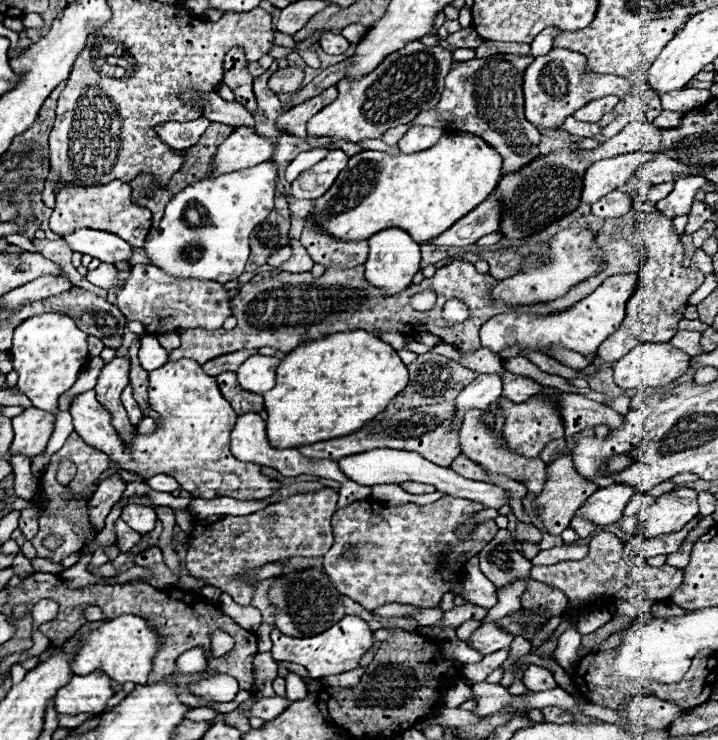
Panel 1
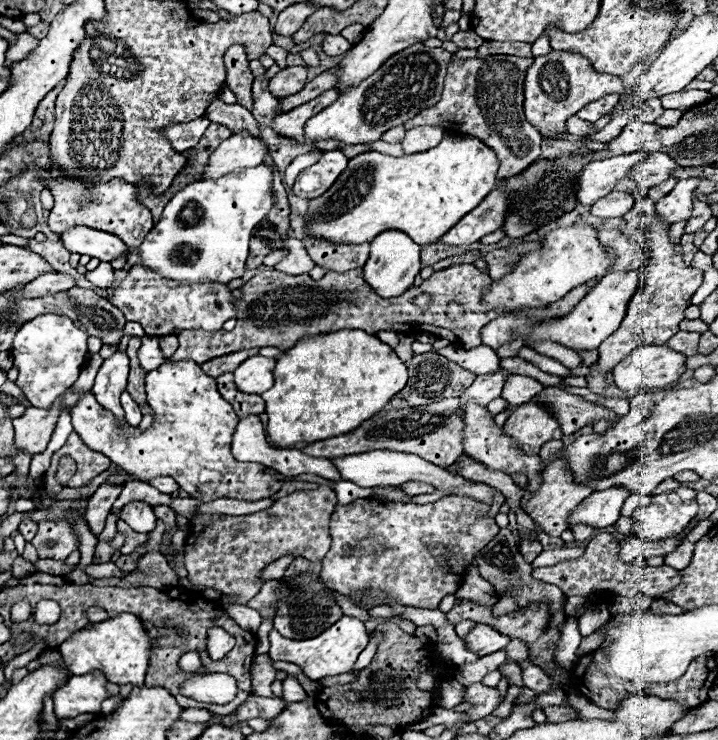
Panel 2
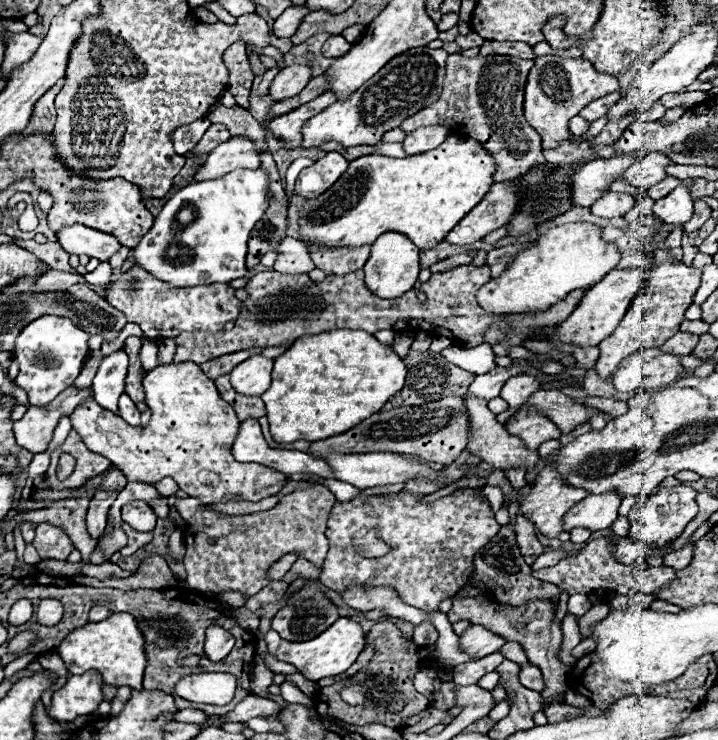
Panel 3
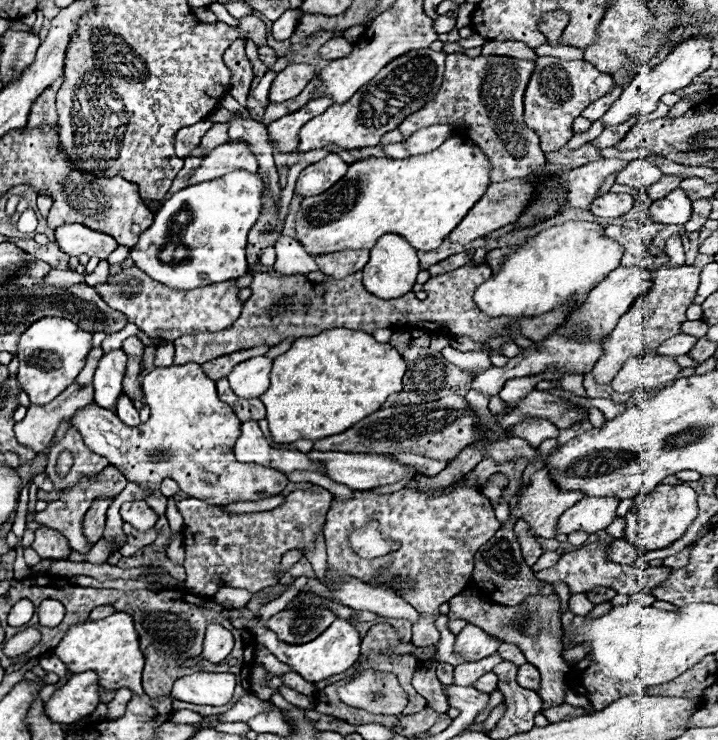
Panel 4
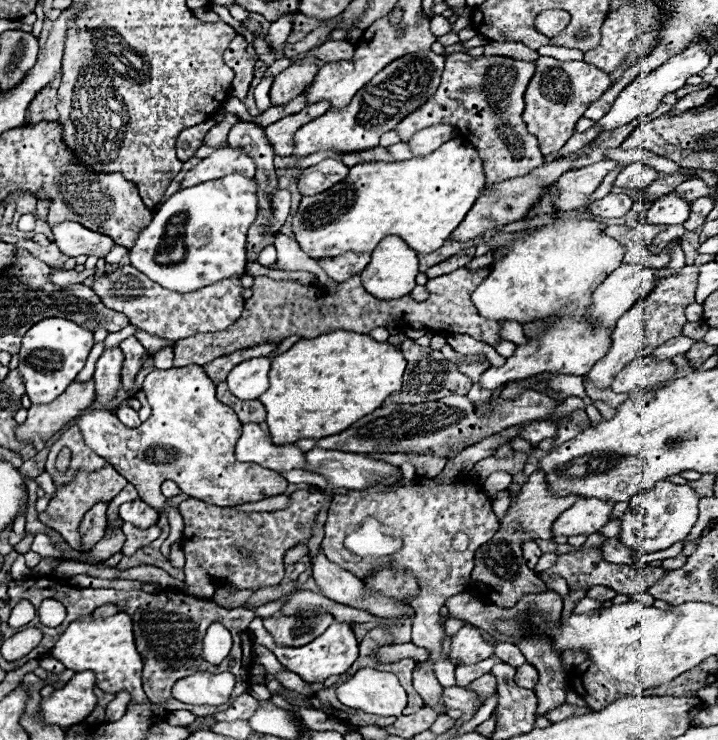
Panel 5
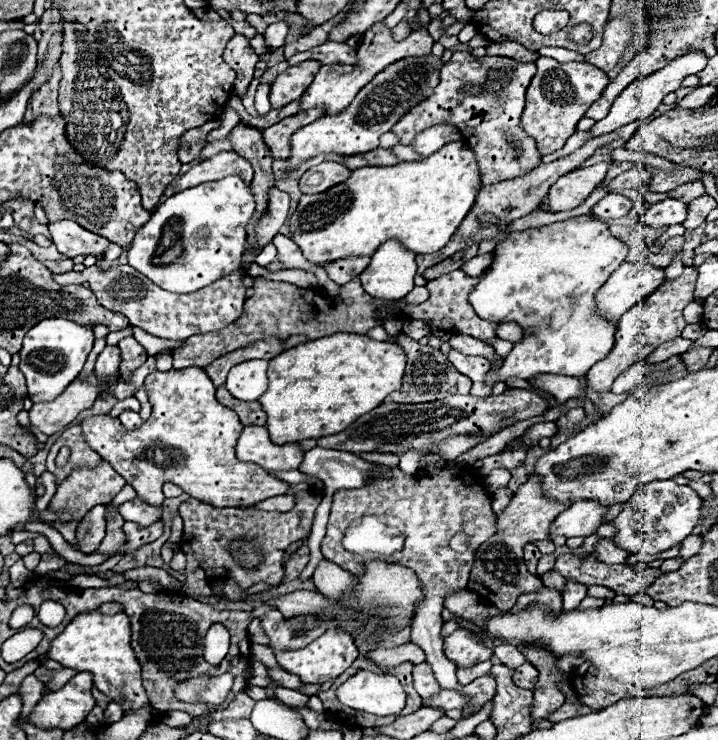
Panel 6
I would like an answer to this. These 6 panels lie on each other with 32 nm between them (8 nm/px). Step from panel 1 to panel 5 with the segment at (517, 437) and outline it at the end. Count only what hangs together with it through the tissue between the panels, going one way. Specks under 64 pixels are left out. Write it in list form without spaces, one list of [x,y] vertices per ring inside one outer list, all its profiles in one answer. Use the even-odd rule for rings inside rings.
[[[542,420],[542,422],[532,422],[528,424],[522,432],[520,432],[520,438],[528,440],[532,446],[536,446],[540,440],[544,438],[554,438],[558,432],[558,426],[554,422],[548,422],[548,420]]]

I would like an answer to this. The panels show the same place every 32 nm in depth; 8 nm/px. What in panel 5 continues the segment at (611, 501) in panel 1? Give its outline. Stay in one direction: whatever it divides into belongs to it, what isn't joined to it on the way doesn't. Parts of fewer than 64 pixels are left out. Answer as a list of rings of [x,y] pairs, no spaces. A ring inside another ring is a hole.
[[[580,498],[572,508],[568,508],[564,514],[556,518],[556,524],[552,524],[554,536],[578,536],[578,534],[594,534],[604,524],[610,522],[610,512],[614,508],[614,502],[604,502],[598,498]]]

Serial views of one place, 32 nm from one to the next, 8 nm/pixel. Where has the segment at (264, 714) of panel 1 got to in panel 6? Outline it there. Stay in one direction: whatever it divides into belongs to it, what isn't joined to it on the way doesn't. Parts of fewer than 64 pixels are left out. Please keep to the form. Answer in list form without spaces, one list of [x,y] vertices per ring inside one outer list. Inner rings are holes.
[[[244,692],[236,694],[234,700],[228,704],[226,710],[216,710],[210,712],[212,720],[224,720],[224,718],[248,718],[250,712],[254,708],[254,700],[250,696],[246,696]]]

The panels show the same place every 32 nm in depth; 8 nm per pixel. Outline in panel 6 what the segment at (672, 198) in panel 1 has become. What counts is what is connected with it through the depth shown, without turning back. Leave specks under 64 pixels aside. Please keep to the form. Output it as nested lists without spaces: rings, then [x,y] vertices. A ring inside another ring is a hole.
[[[672,198],[652,204],[644,216],[644,222],[652,228],[674,226],[674,224],[682,224],[684,220],[686,220],[686,204]]]

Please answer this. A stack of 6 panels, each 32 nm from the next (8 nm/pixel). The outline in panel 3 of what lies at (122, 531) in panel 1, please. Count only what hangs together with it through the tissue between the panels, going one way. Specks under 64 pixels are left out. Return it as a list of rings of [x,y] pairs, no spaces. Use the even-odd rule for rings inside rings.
[[[122,524],[122,528],[124,528],[124,532],[128,534],[128,548],[122,548],[120,552],[122,552],[122,556],[132,556],[138,548],[142,548],[142,546],[146,546],[148,542],[152,542],[152,538],[154,538],[154,532],[136,532],[132,526],[126,526],[126,524]]]

